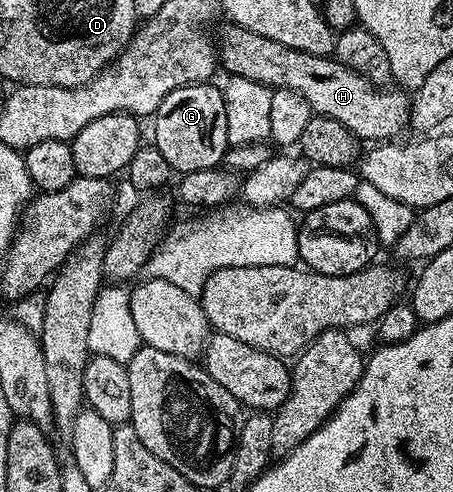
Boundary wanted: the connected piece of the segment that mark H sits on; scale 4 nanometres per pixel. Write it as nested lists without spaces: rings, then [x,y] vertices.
[[[226,23],[218,38],[218,54],[221,68],[225,68],[229,76],[252,79],[254,82],[264,83],[270,88],[291,89],[304,99],[308,99],[311,110],[319,117],[336,119],[336,123],[344,123],[348,131],[352,131],[355,137],[366,143],[386,143],[401,131],[405,125],[411,124],[410,102],[411,94],[401,87],[379,87],[363,74],[352,71],[346,65],[335,61],[333,56],[312,55],[304,51],[296,51],[292,47],[285,47],[282,43],[257,35],[254,31],[248,31],[233,23]]]

